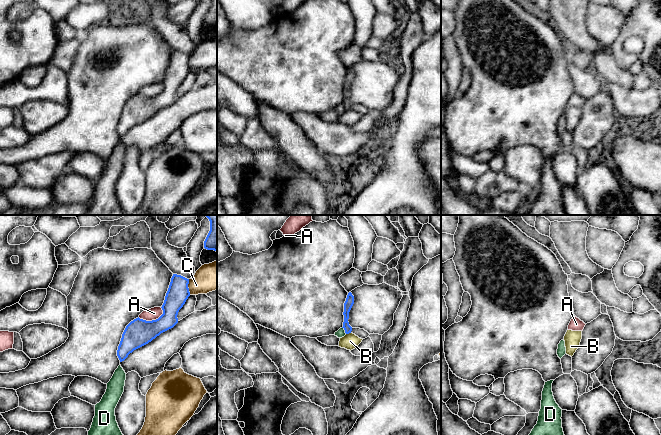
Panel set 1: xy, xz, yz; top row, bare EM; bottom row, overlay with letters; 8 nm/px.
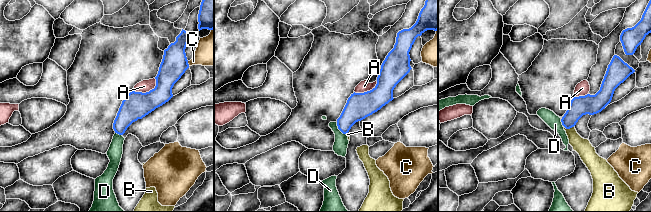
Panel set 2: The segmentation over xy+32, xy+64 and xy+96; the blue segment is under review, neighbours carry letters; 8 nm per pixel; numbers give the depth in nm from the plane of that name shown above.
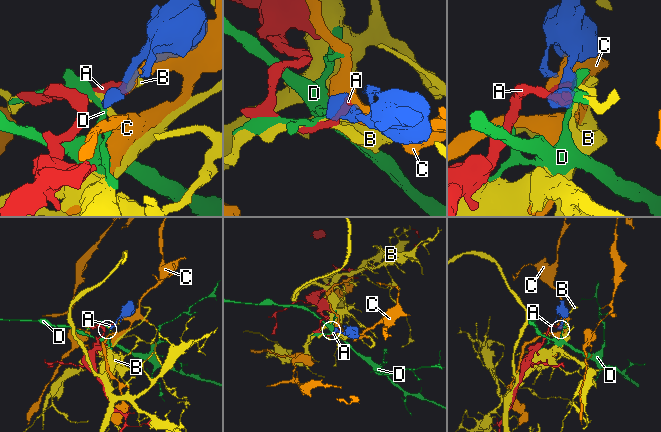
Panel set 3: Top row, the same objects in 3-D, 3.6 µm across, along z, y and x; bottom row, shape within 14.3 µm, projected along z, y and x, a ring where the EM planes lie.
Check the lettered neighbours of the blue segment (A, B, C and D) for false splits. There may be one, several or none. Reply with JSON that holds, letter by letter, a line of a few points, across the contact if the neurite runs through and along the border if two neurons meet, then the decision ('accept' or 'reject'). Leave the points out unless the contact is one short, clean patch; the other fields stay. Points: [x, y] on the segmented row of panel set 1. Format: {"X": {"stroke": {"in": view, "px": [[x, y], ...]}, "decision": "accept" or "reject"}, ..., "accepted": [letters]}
{"A": {"decision": "reject"}, "B": {"stroke": {"in": "xz", "px": [[350, 332], [346, 334]]}, "decision": "reject"}, "C": {"decision": "reject"}, "D": {"stroke": {"in": "xz", "px": [[342, 327], [346, 333]]}, "decision": "reject"}, "accepted": []}

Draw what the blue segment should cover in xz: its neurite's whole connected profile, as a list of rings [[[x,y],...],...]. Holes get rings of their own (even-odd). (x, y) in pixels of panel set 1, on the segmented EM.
[[[349,292],[346,298],[346,301],[344,303],[344,312],[343,312],[344,322],[343,322],[342,328],[345,330],[346,334],[351,333],[352,331],[352,327],[349,325],[348,319],[349,319],[349,312],[353,304],[354,304],[354,296],[352,295],[351,292]]]

